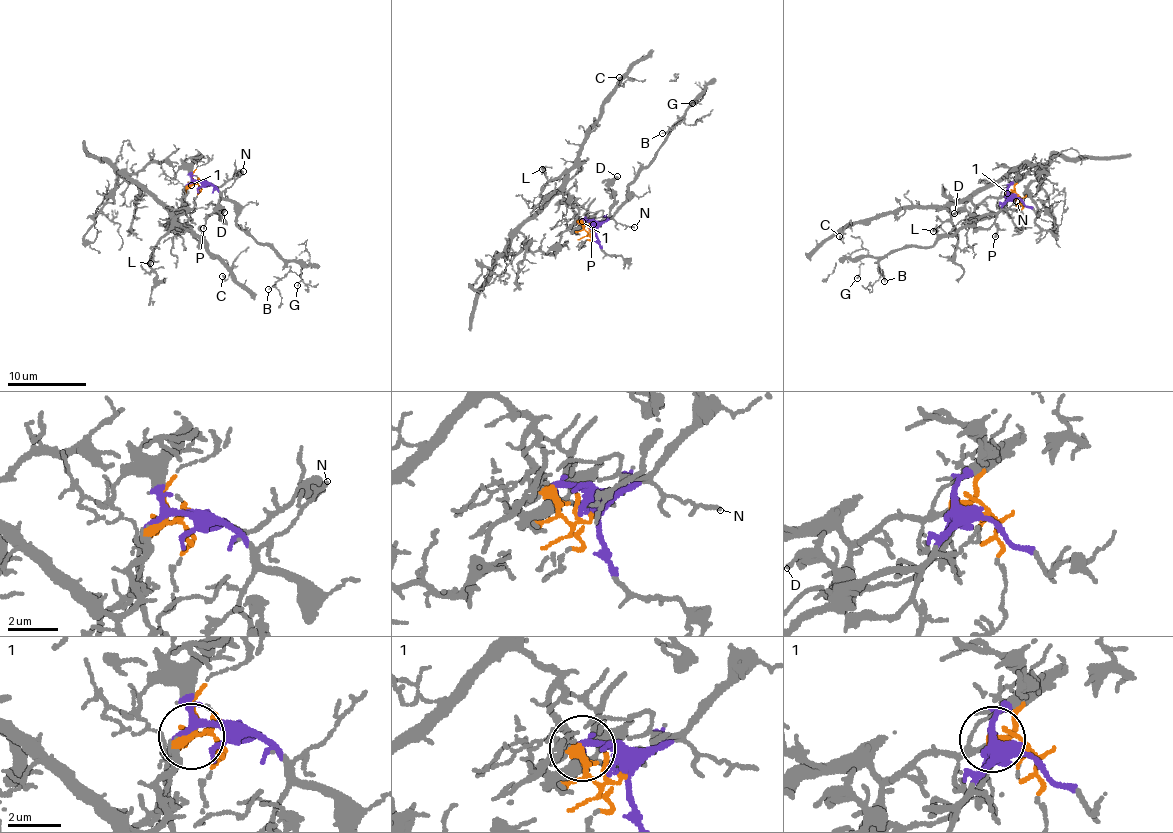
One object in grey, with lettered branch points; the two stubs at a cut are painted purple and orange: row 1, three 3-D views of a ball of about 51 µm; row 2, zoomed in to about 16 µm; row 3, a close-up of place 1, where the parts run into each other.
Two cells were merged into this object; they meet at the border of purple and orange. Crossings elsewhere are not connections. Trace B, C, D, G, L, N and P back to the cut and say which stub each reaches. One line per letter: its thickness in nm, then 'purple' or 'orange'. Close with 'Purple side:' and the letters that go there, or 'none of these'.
B: 110 nm | purple
C: 140 nm | orange
D: 190 nm | purple
G: 110 nm | purple
L: 200 nm | orange
N: 150 nm | purple
P: 180 nm | purple
Purple side: B, D, G, N, P

